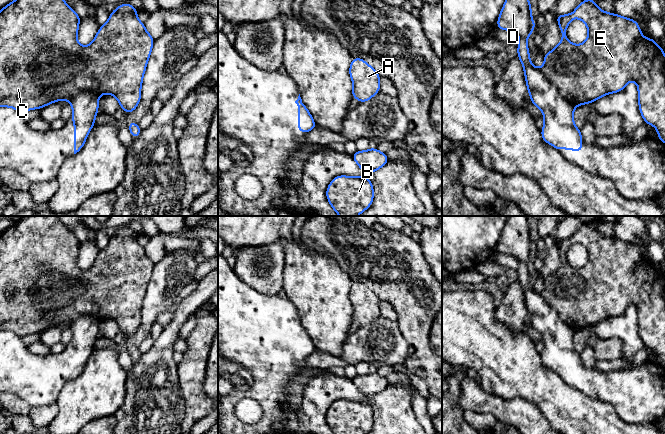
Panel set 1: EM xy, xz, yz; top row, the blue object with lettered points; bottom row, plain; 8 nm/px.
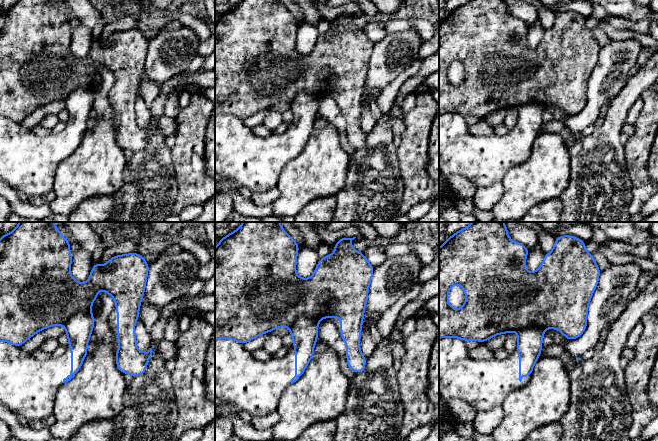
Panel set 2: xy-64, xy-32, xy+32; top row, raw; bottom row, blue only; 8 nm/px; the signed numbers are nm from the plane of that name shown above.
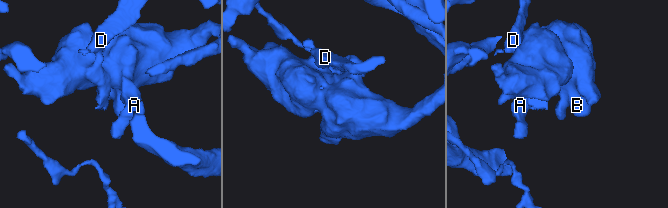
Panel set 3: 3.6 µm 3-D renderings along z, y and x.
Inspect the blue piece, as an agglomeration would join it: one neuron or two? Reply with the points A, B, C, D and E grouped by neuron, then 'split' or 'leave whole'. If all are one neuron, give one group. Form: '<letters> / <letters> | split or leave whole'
A B C D E | leave whole

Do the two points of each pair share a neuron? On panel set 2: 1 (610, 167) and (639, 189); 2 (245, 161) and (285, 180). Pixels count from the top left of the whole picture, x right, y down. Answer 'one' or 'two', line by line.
1: two
2: two

